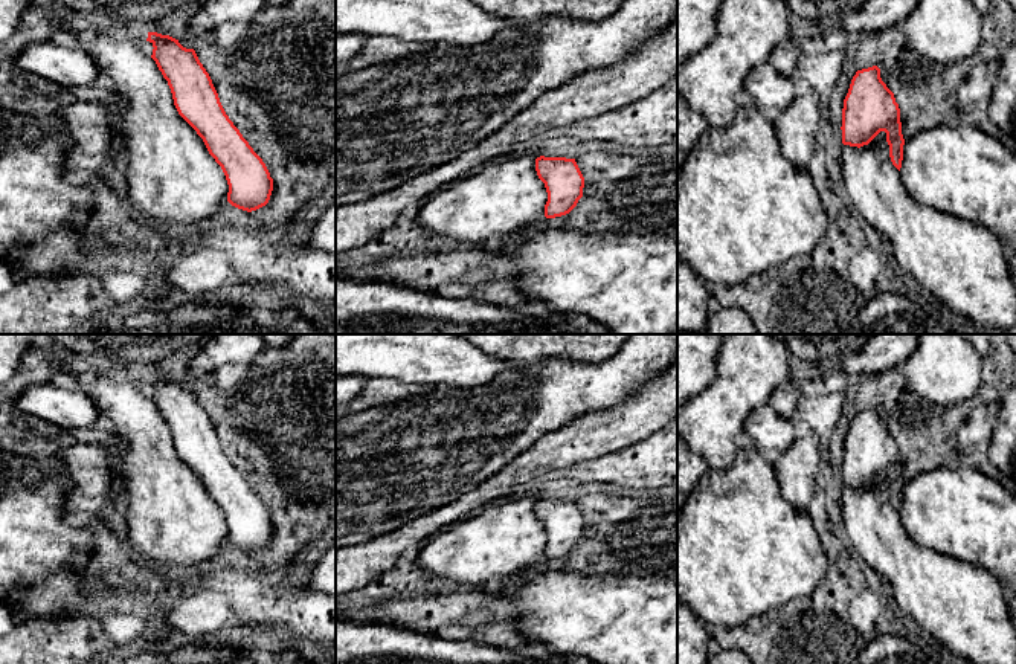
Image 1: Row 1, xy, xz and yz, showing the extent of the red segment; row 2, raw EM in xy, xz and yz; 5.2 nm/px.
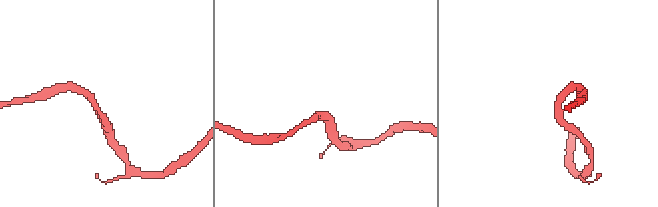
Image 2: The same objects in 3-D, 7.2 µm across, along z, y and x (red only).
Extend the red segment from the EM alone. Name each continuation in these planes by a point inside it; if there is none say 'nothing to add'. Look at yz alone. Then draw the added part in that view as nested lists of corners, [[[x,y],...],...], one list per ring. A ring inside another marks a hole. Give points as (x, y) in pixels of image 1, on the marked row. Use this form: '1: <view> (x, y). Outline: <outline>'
1: yz (961, 264). Outline: [[[886,133],[860,148],[844,145],[842,179],[857,212],[888,238],[900,270],[940,299],[953,314],[966,316],[981,330],[1016,330],[1016,285],[1004,261],[1002,246],[984,226],[917,203],[892,165]]]

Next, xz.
1: xz (498, 200). Outline: [[[522,156],[508,157],[499,163],[490,162],[453,182],[450,188],[436,191],[421,206],[416,218],[418,226],[436,235],[487,246],[535,224],[545,217],[545,205],[548,201],[545,183],[535,171],[535,159]]]

